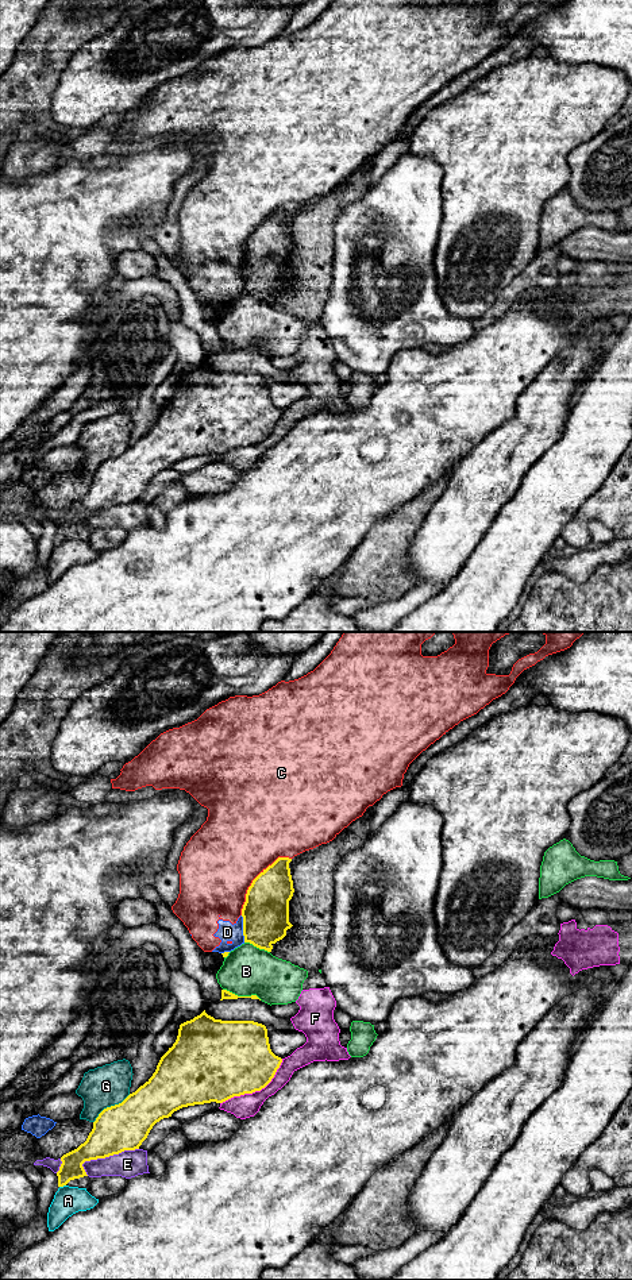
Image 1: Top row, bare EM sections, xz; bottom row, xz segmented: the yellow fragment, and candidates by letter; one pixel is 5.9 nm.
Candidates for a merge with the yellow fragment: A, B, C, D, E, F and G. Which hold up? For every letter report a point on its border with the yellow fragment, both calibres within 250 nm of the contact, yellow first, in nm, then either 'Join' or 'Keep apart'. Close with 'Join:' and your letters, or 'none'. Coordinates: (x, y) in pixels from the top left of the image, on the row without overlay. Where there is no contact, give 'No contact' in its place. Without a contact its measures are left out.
A: Touches yellow at xz (62, 538). Thickness 130 nm (yellow) against 170 nm. Keep apart
B: Touches yellow at xz (242, 349). Thickness 50 nm (yellow) against 300 nm. Keep apart
C: Touches yellow at xz (254, 231). Thickness 280 nm (yellow) against 460 nm. Keep apart
D: Touches yellow at xz (243, 281). Thickness 280 nm (yellow) against 110 nm. Keep apart
E: Touches yellow at xz (110, 507). Thickness 280 nm (yellow) against 160 nm. Keep apart
F: Touches yellow at xz (255, 442). Thickness 460 nm (yellow) against 140 nm. Keep apart
G: Touches yellow at xz (111, 458). Thickness 280 nm (yellow) against 240 nm. Keep apart
Join: none

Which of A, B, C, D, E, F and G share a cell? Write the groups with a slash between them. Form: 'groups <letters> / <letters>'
groups A / B / C D / E / F / G

